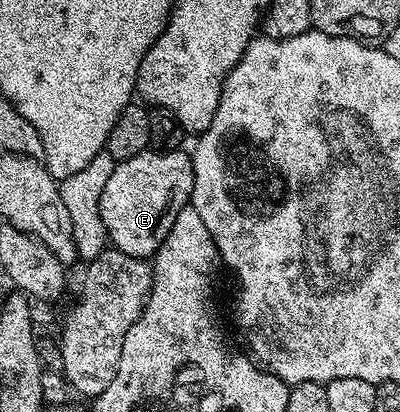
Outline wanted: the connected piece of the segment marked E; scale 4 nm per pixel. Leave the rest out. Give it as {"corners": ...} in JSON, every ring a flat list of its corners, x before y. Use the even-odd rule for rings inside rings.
{"corners":[[149,150,129,160,121,160,102,190,100,217,106,226,109,245,134,258,152,258,178,210,189,207,194,186,192,157,184,150]]}

